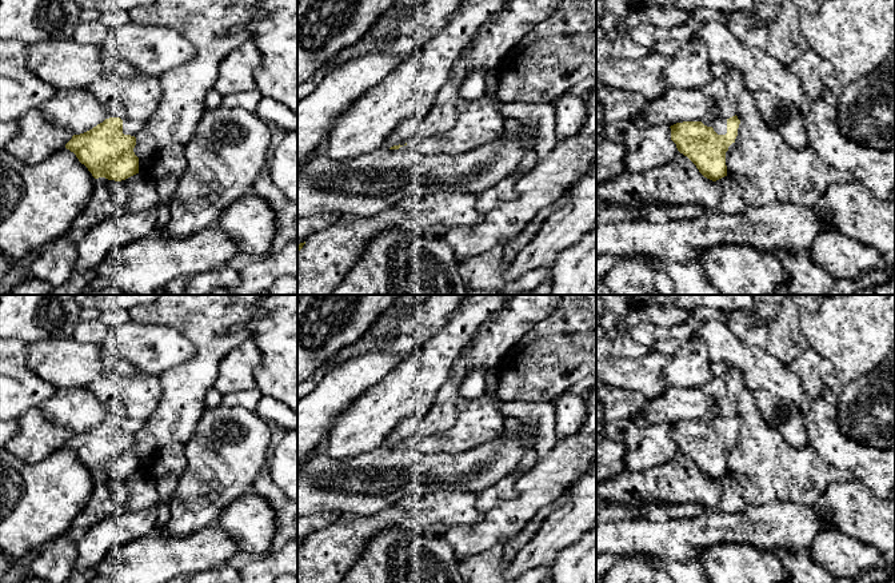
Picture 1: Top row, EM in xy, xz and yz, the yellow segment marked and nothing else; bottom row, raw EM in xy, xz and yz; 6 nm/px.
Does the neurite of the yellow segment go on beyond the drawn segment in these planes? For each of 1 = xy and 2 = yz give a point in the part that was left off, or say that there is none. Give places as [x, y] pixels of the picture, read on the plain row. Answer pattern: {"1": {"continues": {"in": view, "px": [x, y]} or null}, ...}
{"1": {"continues": null}, "2": {"continues": null}}

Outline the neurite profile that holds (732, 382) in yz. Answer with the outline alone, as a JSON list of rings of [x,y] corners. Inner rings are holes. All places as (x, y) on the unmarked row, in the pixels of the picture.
[[[731,368],[727,374],[712,378],[711,382],[699,386],[708,398],[714,400],[716,415],[711,420],[702,420],[707,426],[712,426],[718,434],[727,432],[727,419],[735,415],[738,395],[746,390],[739,370]]]

